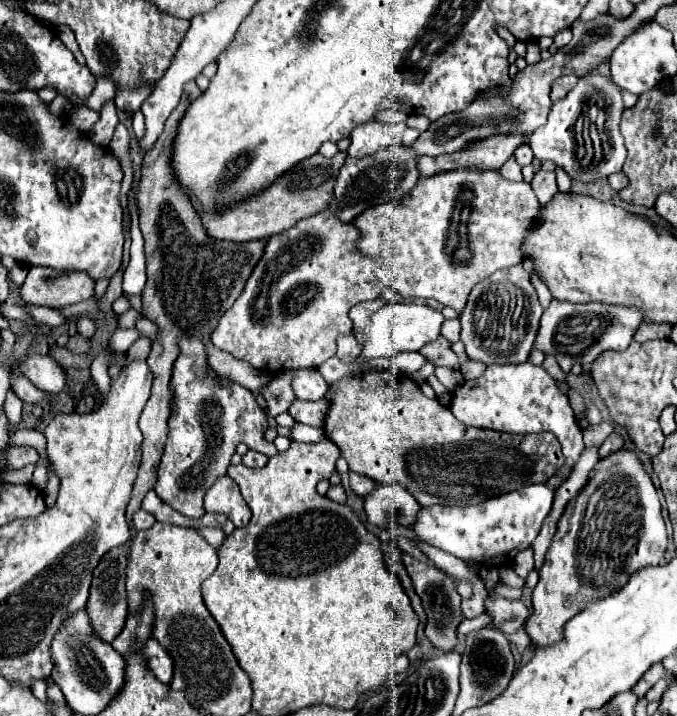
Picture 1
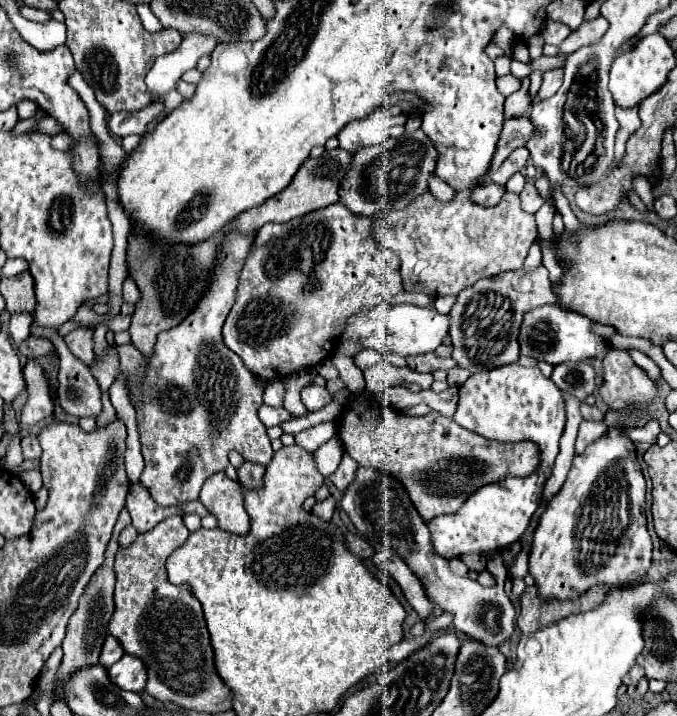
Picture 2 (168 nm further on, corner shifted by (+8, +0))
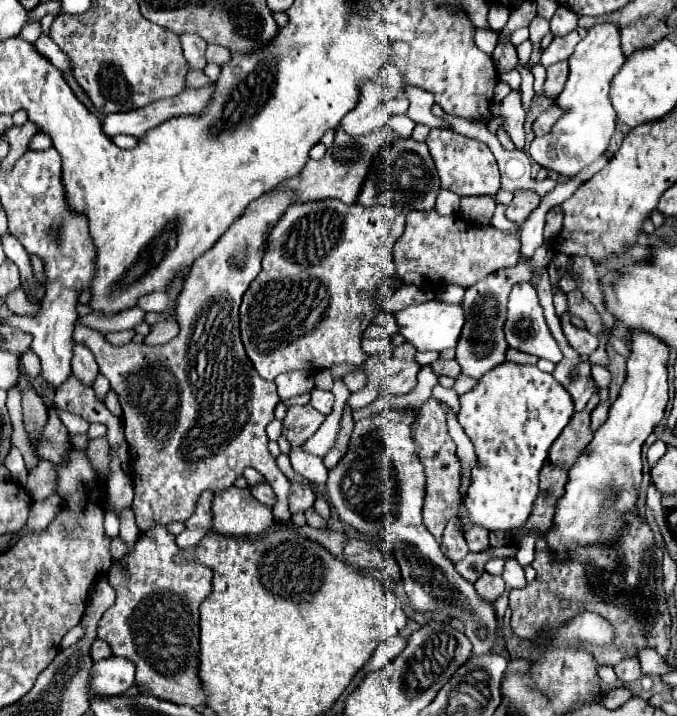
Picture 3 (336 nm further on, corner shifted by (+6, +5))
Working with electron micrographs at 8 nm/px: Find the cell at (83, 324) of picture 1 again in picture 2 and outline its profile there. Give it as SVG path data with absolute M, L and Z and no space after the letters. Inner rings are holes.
M76 328L64 336L72 354L76 354L82 362L90 364L94 360L94 328Z

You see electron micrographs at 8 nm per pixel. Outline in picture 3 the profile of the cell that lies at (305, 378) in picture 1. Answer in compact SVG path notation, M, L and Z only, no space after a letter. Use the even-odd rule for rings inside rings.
M314 389L312 391L312 401L310 405L320 411L322 415L328 415L332 411L332 405L334 405L334 395L330 391L320 391L320 389Z

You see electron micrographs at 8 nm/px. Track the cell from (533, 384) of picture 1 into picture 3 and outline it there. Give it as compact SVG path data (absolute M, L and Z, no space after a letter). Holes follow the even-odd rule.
M504 361L502 365L490 369L478 381L476 389L462 395L460 403L462 409L458 415L458 423L472 441L478 457L478 465L476 469L472 469L472 485L466 497L470 519L476 525L486 527L488 531L514 531L526 523L534 499L538 497L538 475L548 457L550 445L556 441L560 431L574 415L570 393L550 373L540 371L536 365L518 365Z

